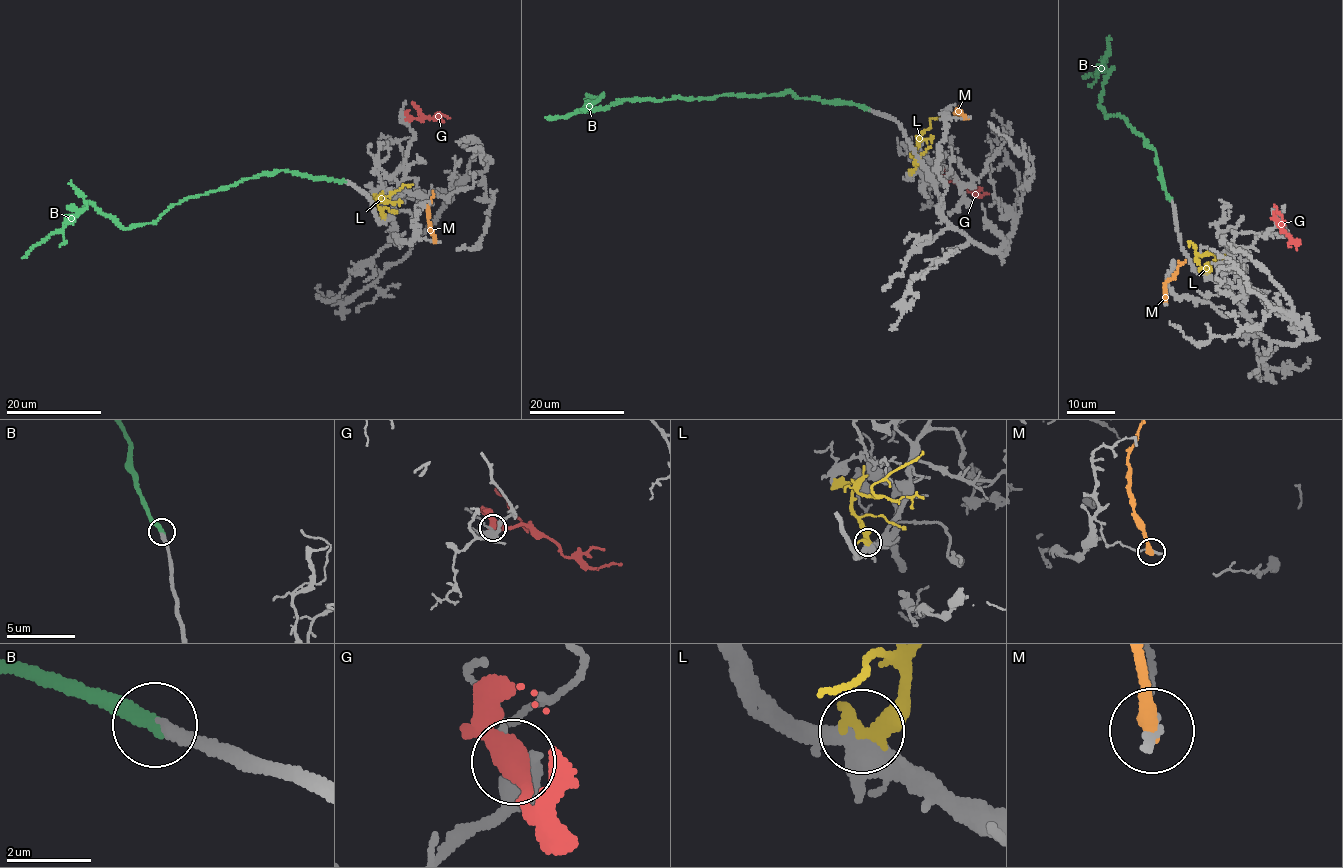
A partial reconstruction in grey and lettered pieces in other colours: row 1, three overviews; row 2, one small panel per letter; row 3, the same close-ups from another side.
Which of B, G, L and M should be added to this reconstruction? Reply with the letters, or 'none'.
B

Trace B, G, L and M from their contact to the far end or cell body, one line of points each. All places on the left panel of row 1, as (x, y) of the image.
B: (345, 181), (265, 173), (181, 199), (151, 222), (122, 229), (91, 202), (68, 223), (86, 206), (71, 181)
G: (407, 119), (440, 115), (449, 118)
L: (383, 218), (378, 206), (379, 196), (382, 202), (386, 202), (385, 197), (412, 184)
M: (436, 241), (427, 209), (434, 194)

